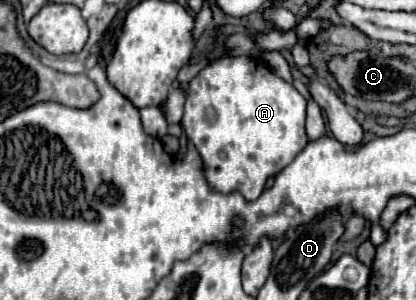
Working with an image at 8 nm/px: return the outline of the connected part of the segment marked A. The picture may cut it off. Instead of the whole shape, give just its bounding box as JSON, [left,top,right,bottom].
[183,56,307,200]

